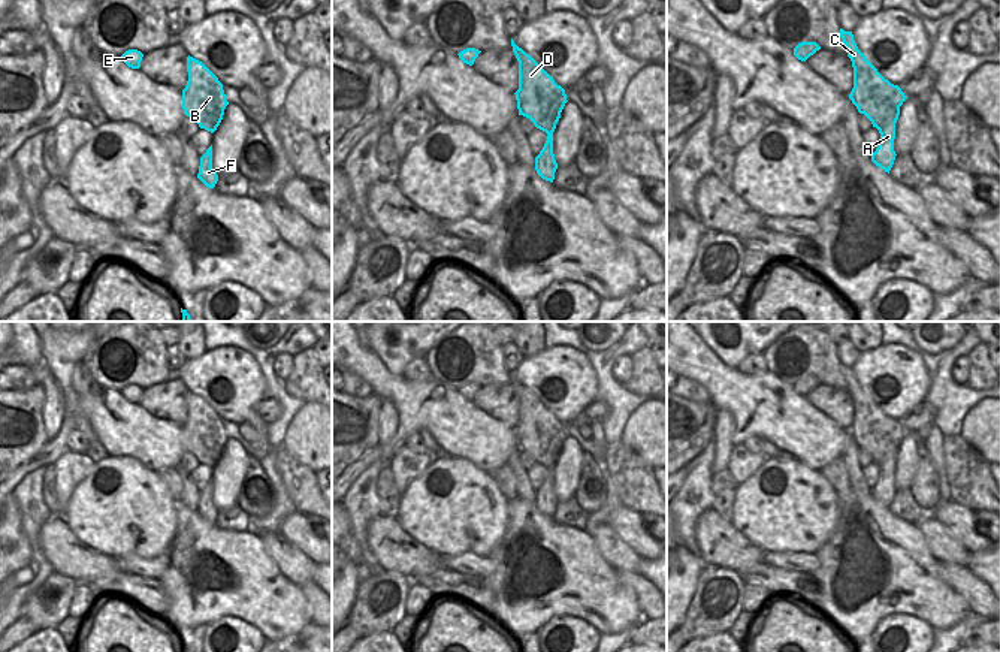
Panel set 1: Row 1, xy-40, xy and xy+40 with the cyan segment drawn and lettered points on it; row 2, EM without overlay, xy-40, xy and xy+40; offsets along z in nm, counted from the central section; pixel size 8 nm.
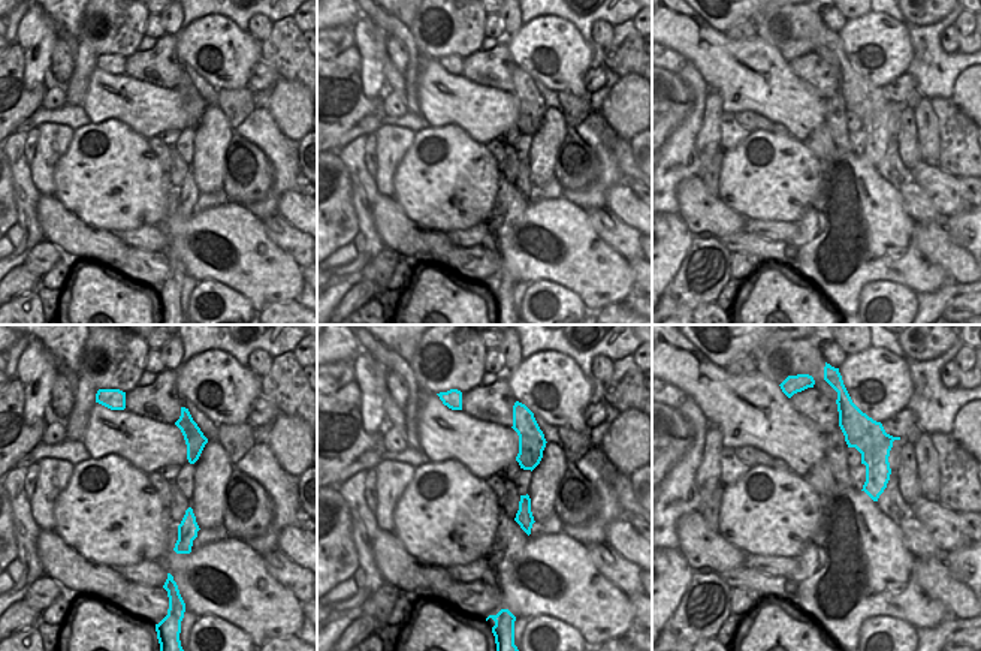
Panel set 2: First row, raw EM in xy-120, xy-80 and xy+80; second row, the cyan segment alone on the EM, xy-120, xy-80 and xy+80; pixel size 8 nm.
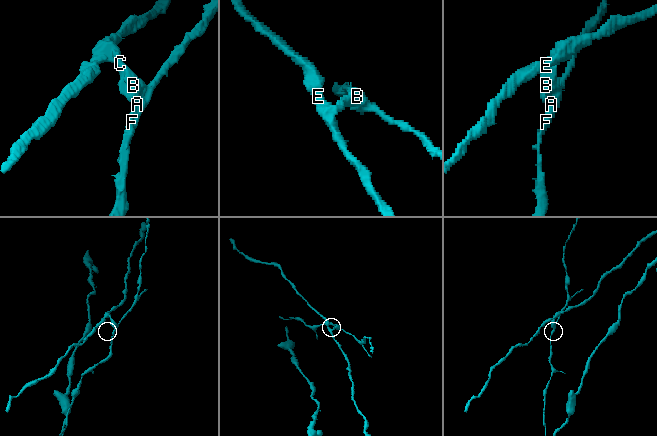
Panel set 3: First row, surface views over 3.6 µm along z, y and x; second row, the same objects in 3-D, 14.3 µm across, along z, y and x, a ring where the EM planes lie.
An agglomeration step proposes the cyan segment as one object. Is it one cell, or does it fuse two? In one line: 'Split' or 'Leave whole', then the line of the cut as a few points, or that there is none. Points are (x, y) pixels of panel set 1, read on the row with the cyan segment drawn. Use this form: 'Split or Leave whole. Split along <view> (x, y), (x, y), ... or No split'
Split. Split along xy+40 (899, 108), (891, 120), (878, 129).

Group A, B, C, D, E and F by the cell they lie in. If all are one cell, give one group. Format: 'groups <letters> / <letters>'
groups A F / B C D E

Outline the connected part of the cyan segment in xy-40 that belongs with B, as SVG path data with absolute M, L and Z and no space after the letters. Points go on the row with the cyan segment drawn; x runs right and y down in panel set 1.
M187 57L188 81L182 90L182 109L200 129L211 133L220 126L229 105L218 78L199 60Z

